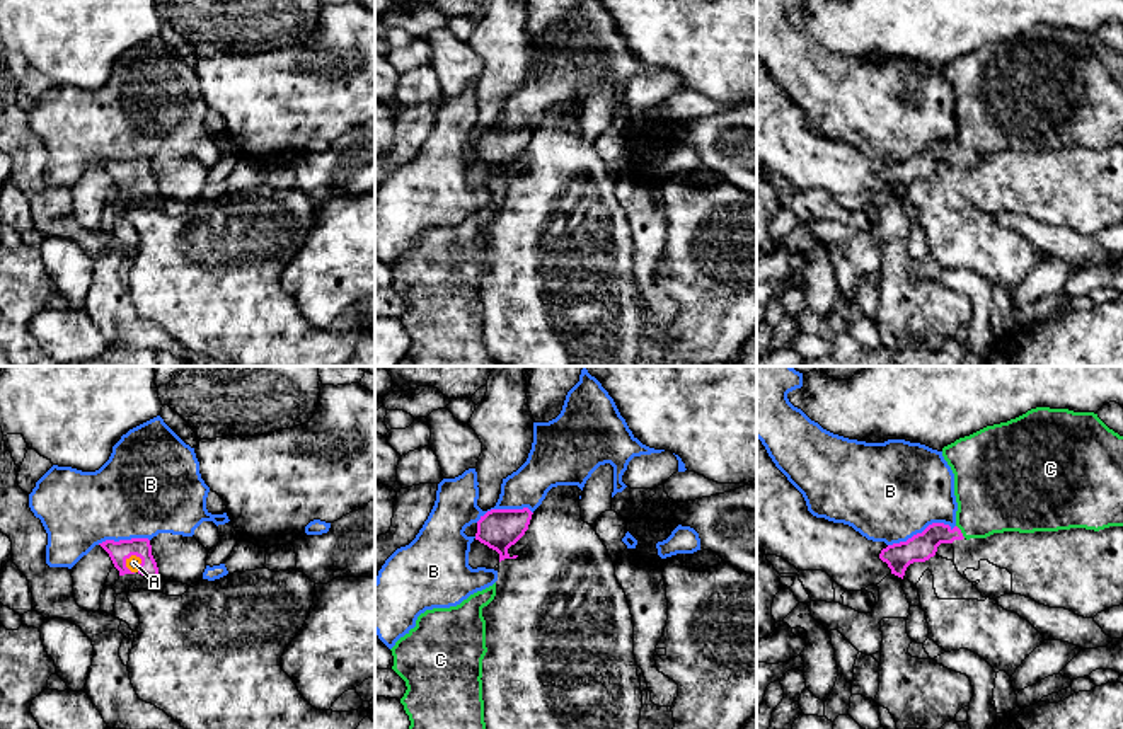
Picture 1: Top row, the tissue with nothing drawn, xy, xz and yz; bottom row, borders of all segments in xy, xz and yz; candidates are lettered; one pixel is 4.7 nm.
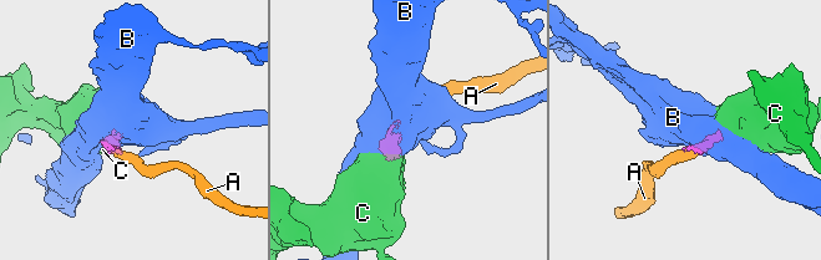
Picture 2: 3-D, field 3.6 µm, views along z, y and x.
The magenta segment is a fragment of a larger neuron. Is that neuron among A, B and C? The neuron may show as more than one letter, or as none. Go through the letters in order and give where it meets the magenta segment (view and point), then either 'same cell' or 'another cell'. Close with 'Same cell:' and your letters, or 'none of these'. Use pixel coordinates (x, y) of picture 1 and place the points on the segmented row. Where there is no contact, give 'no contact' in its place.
A: xy (125, 562) | same cell
B: yz (922, 532) | another cell
C: yz (960, 532) | same cell
Same cell: A, C

